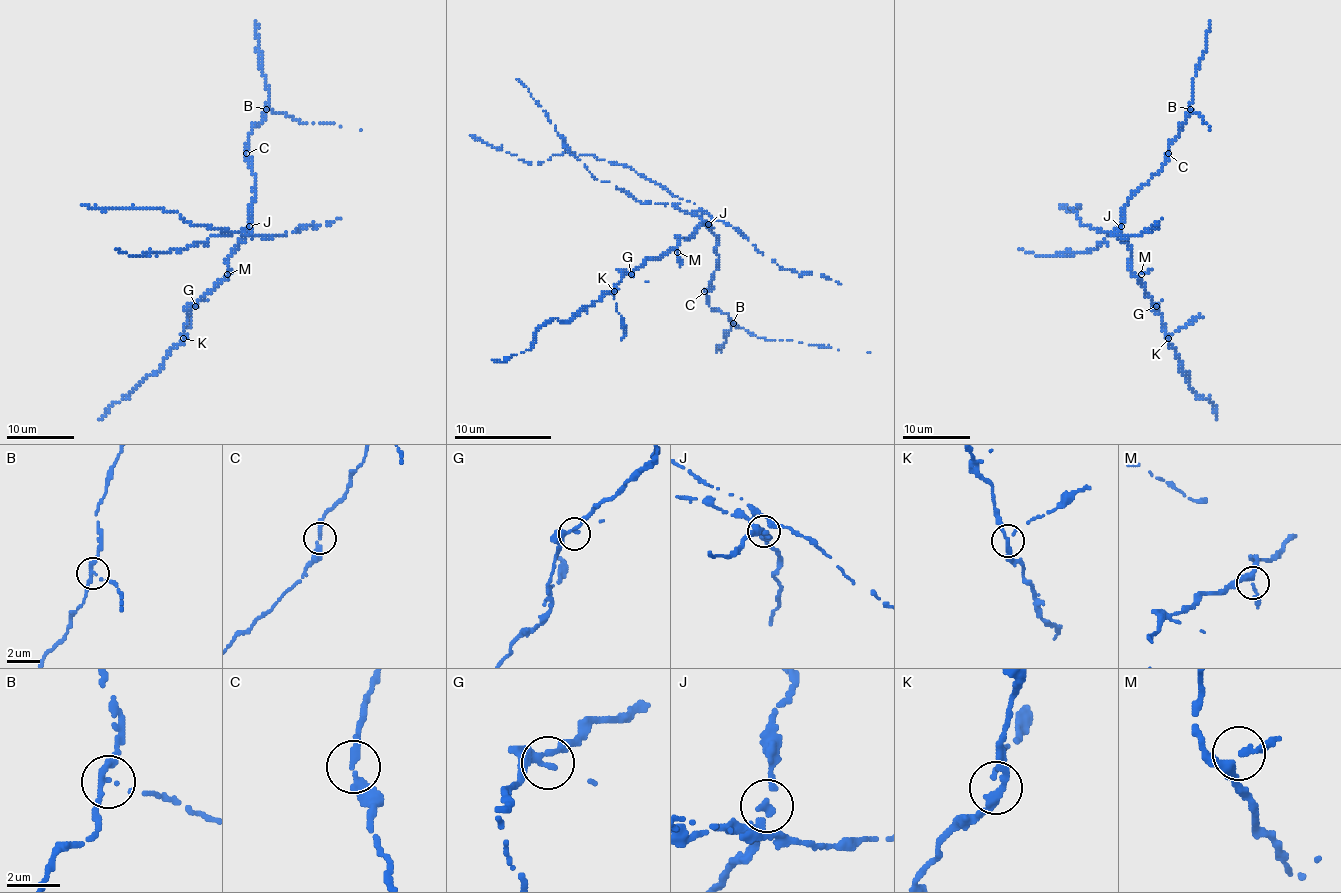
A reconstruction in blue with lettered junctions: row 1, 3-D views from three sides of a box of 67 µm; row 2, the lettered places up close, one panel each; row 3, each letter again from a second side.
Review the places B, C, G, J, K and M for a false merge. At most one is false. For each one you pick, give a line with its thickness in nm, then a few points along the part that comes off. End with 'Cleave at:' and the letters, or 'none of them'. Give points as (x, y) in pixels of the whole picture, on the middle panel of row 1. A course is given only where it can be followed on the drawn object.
J: 240 nm | (709, 223), (699, 208), (628, 167), (565, 152), (543, 162), (524, 162), (516, 155), (470, 135)
Cleave at: J

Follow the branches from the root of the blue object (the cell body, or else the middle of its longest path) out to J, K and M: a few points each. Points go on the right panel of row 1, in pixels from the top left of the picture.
J: (1124, 238), (1120, 226)
K: (1124, 238), (1130, 250), (1129, 267), (1161, 316), (1163, 332), (1168, 338)
M: (1124, 238), (1130, 250), (1129, 267), (1136, 275), (1141, 274)

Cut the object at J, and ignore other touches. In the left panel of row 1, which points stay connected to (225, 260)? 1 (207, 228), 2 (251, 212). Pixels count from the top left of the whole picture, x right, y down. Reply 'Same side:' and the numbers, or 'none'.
Same side: 2

